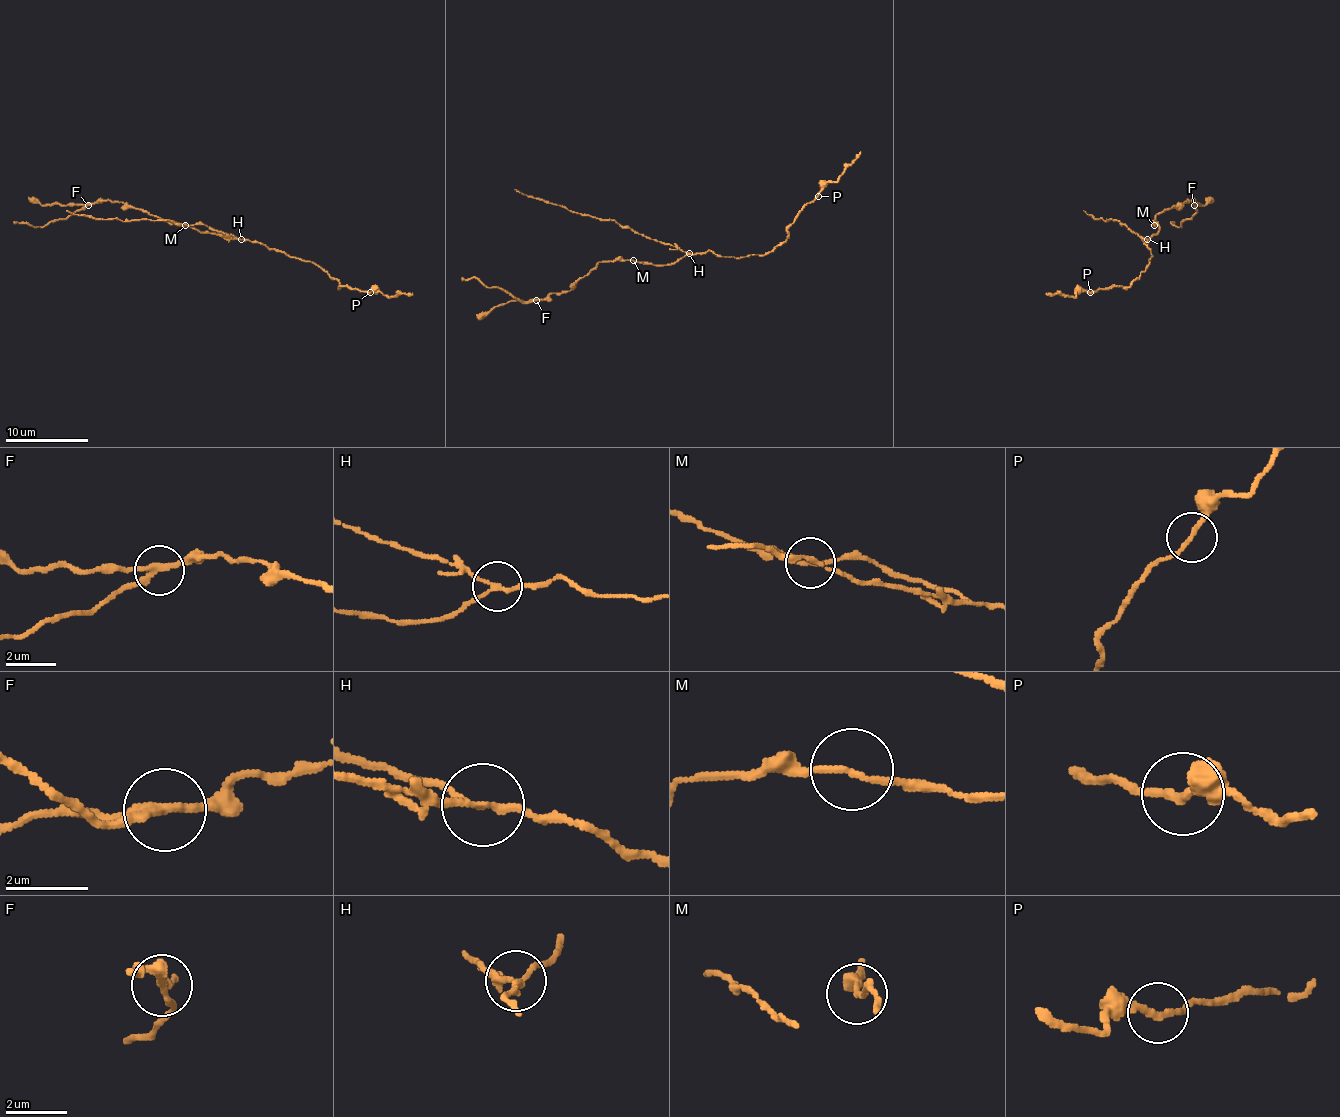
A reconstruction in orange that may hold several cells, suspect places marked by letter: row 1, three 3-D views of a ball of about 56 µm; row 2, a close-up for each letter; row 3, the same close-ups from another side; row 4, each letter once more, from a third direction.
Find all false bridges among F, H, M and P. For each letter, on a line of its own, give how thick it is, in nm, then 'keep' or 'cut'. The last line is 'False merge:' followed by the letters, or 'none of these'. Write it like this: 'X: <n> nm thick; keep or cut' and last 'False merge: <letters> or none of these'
F: 200 nm thick; cut
H: 140 nm thick; cut
M: 160 nm thick; keep
P: 190 nm thick; keep
False merge: F, H

